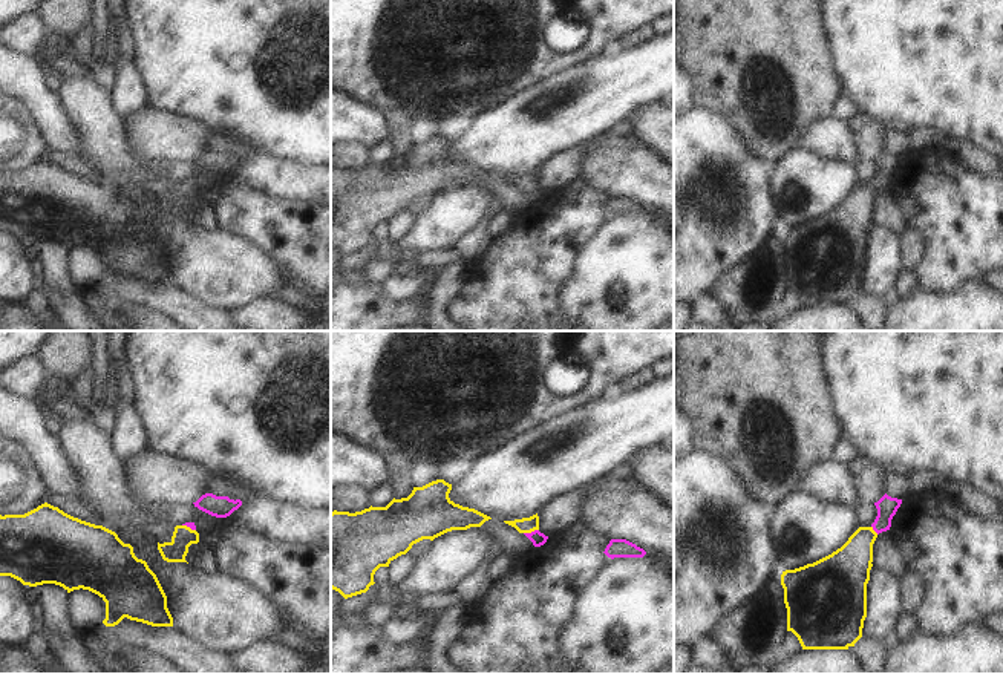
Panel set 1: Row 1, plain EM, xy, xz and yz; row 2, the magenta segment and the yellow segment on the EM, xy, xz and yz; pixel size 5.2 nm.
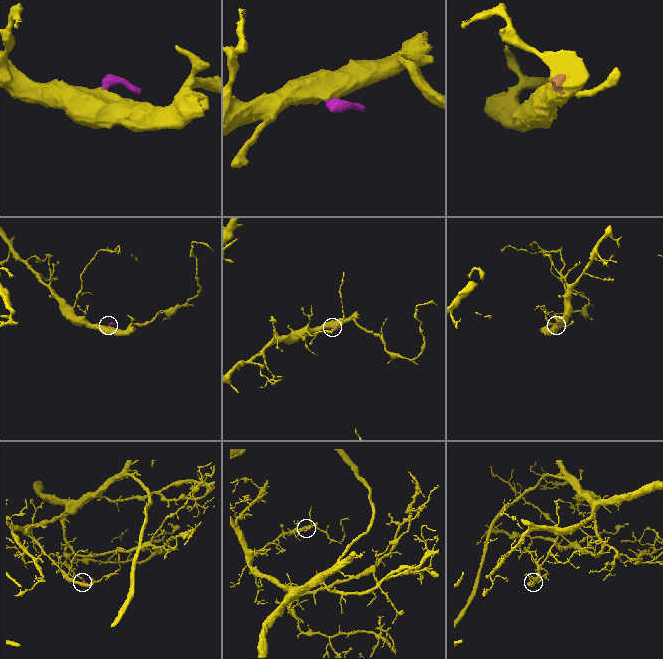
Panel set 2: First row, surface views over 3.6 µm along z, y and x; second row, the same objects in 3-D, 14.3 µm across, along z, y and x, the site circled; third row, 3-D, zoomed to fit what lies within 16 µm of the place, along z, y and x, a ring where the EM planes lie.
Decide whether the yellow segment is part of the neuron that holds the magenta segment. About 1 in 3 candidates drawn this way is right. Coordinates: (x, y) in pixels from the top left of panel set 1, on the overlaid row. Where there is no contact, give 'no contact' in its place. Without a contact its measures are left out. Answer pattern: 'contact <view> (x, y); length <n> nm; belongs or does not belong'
contact xz (532, 532); length 80 nm; belongs

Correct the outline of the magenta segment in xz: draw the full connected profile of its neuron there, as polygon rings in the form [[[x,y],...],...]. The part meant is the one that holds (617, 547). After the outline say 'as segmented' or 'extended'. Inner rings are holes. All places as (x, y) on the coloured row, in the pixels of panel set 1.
[[[611,539],[603,551],[608,558],[643,558],[646,551],[626,539]]] | as segmented

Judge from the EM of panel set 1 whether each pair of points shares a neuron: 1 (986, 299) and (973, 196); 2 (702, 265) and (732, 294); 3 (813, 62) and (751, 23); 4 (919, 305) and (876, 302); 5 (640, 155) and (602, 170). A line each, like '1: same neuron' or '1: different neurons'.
1: different neurons
2: different neurons
3: same neuron
4: different neurons
5: same neuron

